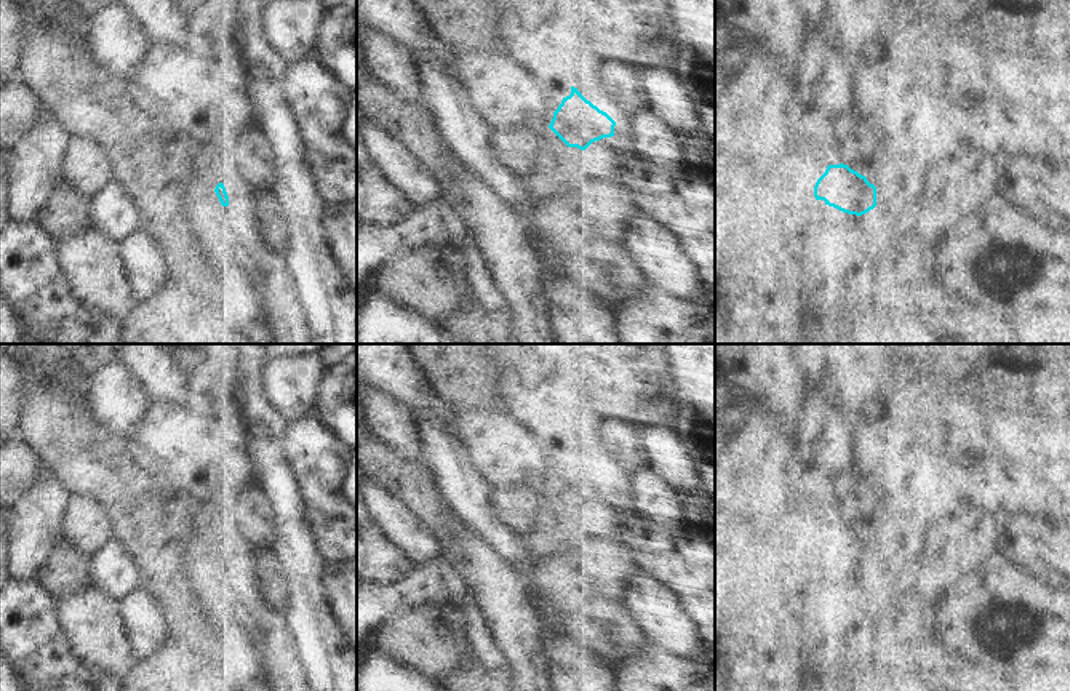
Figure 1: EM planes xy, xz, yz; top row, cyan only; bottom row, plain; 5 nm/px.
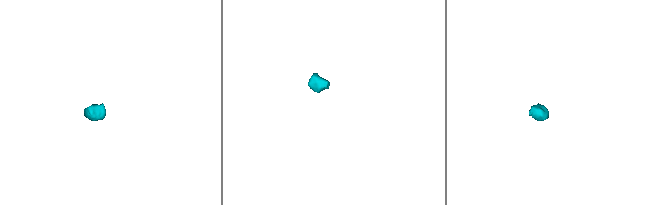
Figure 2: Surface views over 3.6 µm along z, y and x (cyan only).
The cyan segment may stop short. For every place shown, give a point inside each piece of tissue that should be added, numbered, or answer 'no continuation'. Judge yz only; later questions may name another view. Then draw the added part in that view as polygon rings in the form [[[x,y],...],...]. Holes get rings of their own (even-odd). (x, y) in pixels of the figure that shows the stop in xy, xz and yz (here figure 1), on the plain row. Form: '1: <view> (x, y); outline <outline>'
1: yz (795, 533); outline [[[789,517],[779,528],[779,533],[784,547],[797,547],[803,560],[814,558],[814,544],[817,537],[803,520]]]

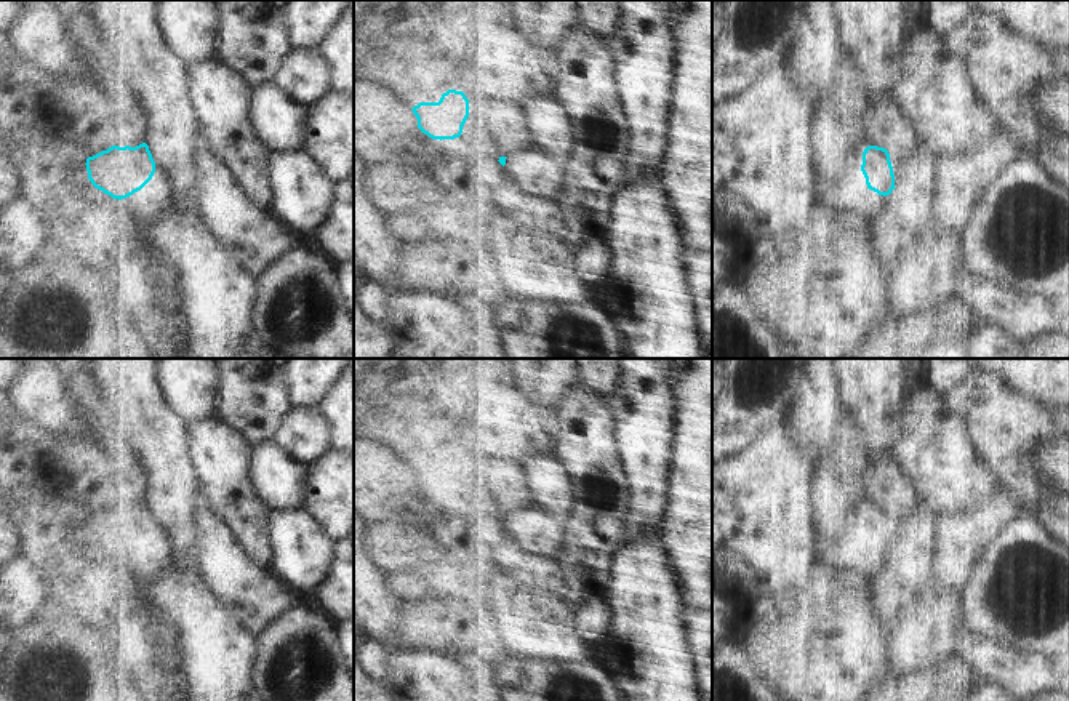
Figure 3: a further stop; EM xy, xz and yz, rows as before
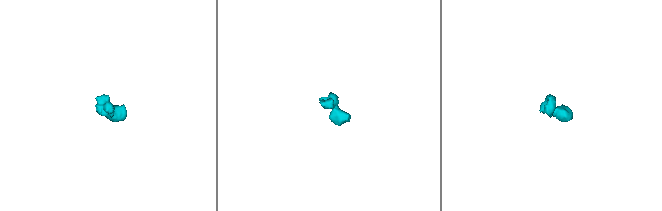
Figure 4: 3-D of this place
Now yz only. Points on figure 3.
1: yz (903, 552); outline [[[906,546],[893,547],[891,552],[890,552],[890,555],[893,555],[893,557],[896,557],[899,560],[906,560],[906,562],[909,562],[911,554],[912,554],[912,551],[909,547],[906,547]]]

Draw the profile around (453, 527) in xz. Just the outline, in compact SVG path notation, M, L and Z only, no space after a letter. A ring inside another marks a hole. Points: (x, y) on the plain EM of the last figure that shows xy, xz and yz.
M459 495L442 498L438 514L426 527L437 536L453 567L496 567L526 586L543 587L565 599L559 559L530 552L504 533L498 519L499 514L493 507Z

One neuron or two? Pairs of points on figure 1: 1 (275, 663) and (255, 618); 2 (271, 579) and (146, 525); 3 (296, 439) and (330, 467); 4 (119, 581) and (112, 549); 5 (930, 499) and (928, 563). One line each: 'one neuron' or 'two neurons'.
1: one neuron
2: two neurons
3: one neuron
4: one neuron
5: one neuron

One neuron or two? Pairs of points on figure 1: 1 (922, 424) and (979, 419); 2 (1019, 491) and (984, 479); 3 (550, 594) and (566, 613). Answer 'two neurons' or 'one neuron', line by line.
1: one neuron
2: one neuron
3: two neurons

